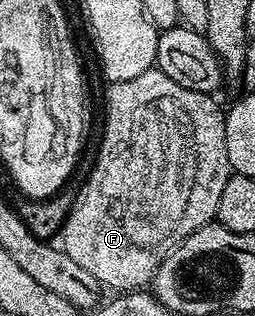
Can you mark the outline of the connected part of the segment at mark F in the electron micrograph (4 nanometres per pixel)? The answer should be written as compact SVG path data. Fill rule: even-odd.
M159 69L138 73L138 77L130 77L130 81L108 83L106 89L108 89L108 104L104 107L104 136L100 139L100 152L96 155L96 164L93 165L88 180L84 184L82 182L79 184L76 204L70 209L59 238L64 239L62 250L78 265L82 265L86 273L91 273L105 288L113 287L116 290L113 292L127 293L147 288L151 284L169 244L182 242L190 233L216 219L218 201L222 201L222 189L226 189L226 181L230 174L226 157L225 112L222 107L220 111L219 105L212 100L213 96L209 92L186 89L178 85L178 81L170 81L170 77L166 77L166 73L162 73Z

